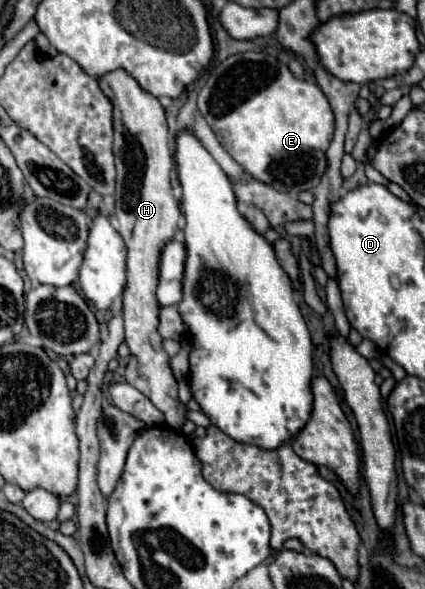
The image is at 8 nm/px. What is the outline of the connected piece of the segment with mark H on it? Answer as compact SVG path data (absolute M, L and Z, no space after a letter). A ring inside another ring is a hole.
M124 69L110 71L98 77L102 93L114 107L114 159L116 159L116 219L120 223L128 257L126 257L126 289L124 289L124 329L126 345L130 347L130 359L126 365L126 381L144 393L170 421L172 429L180 429L184 423L186 405L178 401L176 379L170 371L170 357L162 349L162 337L156 331L158 309L154 291L158 279L158 257L166 241L170 241L178 229L180 209L172 195L170 171L172 157L168 149L168 127L160 101L144 91L132 75Z

